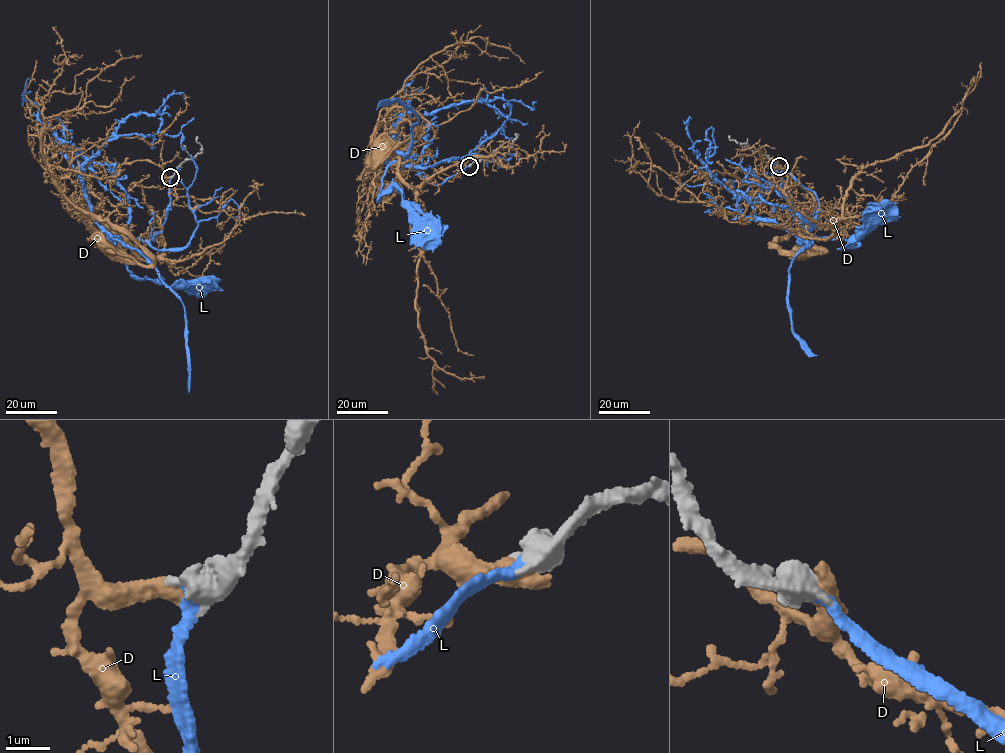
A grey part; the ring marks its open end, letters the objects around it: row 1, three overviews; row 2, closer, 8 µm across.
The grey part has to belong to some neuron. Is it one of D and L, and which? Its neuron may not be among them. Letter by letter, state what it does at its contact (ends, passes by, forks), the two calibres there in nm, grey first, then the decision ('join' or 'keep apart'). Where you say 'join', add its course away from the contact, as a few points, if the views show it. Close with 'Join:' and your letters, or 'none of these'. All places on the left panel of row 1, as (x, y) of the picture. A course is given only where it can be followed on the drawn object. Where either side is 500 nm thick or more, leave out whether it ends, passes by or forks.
D: 650 nm thick on the grey side, 550 nm on the other; keep apart
L: 650 nm thick on the grey side, 320 nm on the other; join; it runs (170, 177), (170, 199), (162, 229), (145, 240), (118, 238), (116, 248), (132, 276), (178, 289), (201, 285)
Join: L

